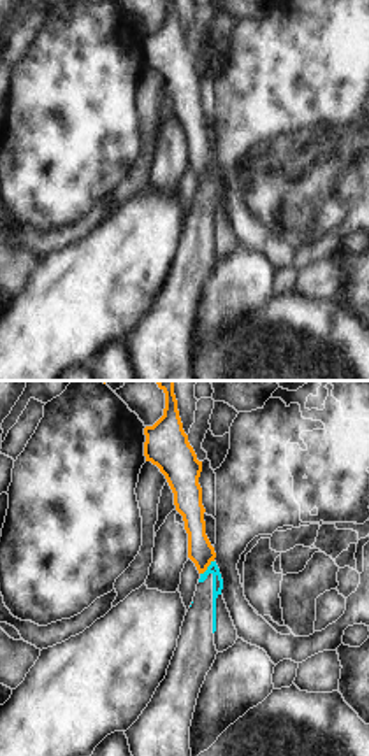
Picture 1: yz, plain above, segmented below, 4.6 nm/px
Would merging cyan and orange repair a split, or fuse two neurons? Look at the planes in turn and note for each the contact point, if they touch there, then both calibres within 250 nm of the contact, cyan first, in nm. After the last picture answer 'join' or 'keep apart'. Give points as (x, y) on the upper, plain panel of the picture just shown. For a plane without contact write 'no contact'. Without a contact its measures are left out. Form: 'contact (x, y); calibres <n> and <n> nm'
contact (208, 174); calibres 50 and 120 nm

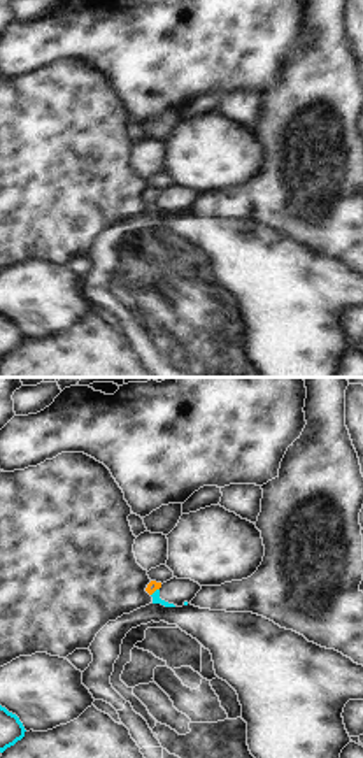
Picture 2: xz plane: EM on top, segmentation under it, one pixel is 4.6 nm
contact (155, 199); calibres 40 and 50 nm

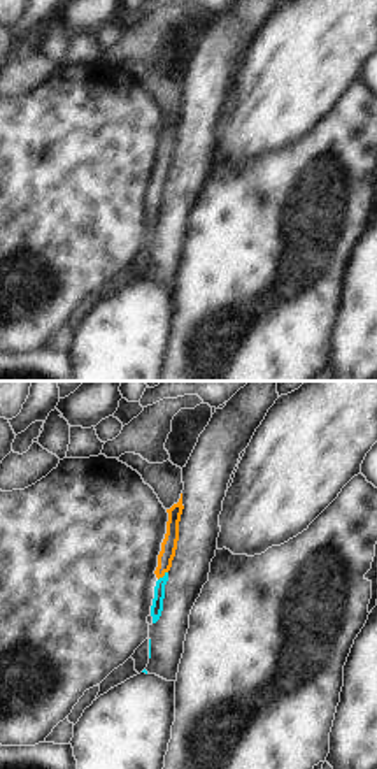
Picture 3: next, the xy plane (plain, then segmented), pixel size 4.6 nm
contact (163, 183); calibres 60 and 70 nm

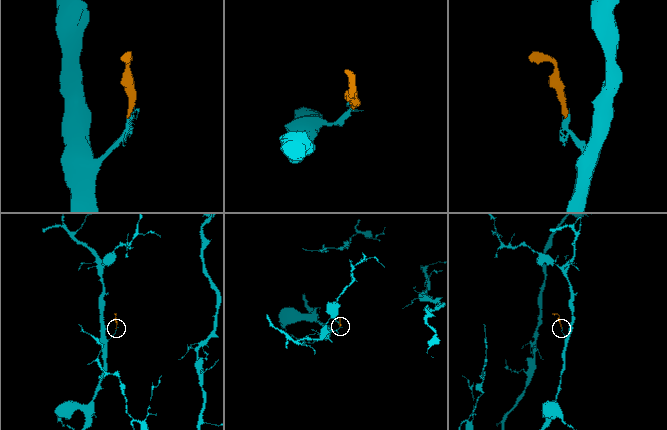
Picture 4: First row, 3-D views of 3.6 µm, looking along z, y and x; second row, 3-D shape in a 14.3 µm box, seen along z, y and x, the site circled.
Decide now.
join

